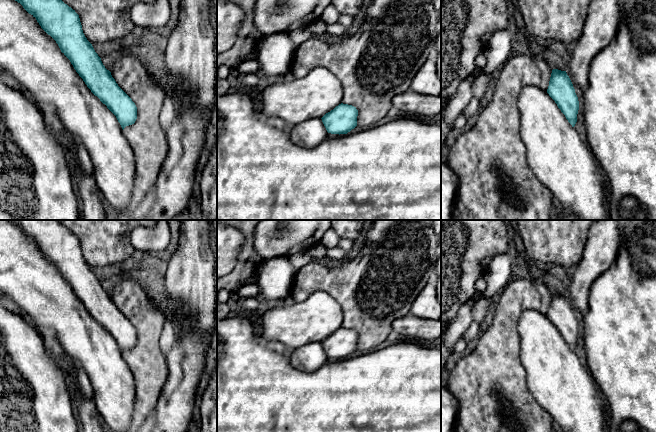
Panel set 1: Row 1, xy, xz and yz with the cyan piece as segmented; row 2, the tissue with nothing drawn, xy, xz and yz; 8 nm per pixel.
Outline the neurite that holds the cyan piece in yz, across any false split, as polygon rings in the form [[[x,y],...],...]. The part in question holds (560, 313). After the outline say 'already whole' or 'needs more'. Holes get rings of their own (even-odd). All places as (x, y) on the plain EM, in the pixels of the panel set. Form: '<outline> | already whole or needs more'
[[[553,293],[546,315],[534,310],[523,312],[518,321],[518,332],[520,360],[527,374],[527,385],[559,427],[559,432],[609,432],[602,394],[574,352],[579,325],[566,295]]] | needs more

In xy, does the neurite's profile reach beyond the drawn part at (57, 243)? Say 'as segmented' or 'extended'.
extended

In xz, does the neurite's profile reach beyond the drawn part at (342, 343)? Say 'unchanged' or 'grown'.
grown

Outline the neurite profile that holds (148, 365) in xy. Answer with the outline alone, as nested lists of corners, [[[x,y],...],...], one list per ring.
[[[123,278],[111,299],[137,331],[135,347],[123,354],[136,387],[134,413],[128,432],[144,432],[168,378],[167,359],[160,349],[166,318],[153,305],[148,292],[134,280]]]

